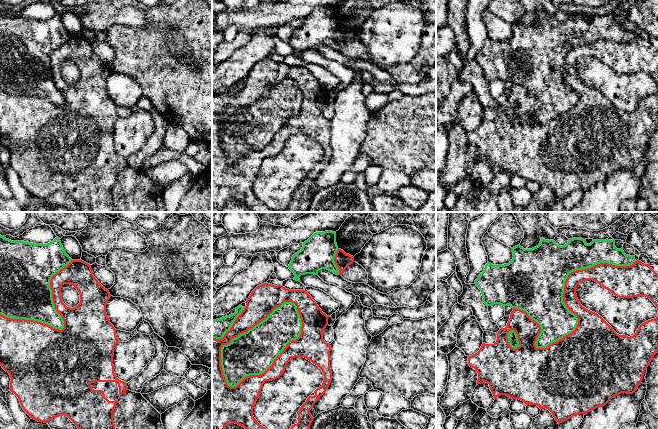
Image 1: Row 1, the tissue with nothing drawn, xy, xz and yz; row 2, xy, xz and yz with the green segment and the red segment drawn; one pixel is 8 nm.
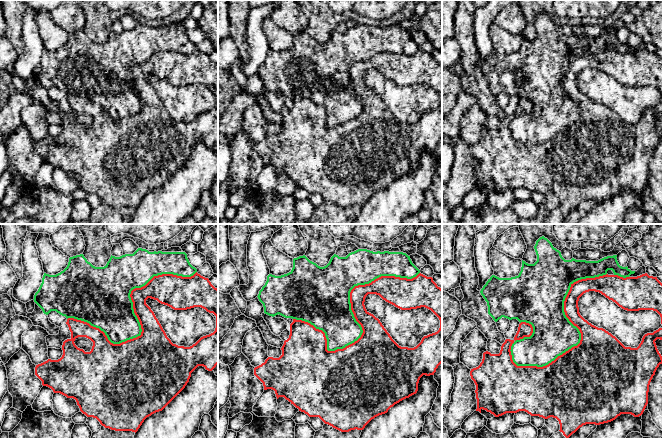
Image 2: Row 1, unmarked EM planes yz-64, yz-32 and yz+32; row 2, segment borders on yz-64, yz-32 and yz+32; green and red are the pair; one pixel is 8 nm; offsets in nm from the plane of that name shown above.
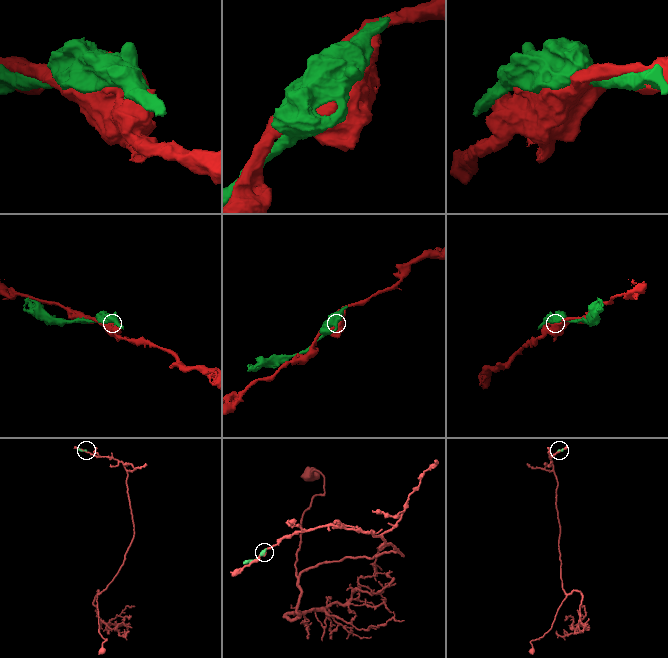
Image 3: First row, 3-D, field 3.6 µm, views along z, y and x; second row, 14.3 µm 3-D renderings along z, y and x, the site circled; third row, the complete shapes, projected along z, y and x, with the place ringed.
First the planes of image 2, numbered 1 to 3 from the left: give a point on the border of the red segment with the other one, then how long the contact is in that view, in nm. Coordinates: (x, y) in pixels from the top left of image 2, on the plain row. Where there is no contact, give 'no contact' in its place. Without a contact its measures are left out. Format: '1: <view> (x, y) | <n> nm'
1: yz-64 (137, 94) | 1100 nm
2: yz-32 (355, 95) | 1100 nm
3: yz+32 (578, 106) | 1050 nm

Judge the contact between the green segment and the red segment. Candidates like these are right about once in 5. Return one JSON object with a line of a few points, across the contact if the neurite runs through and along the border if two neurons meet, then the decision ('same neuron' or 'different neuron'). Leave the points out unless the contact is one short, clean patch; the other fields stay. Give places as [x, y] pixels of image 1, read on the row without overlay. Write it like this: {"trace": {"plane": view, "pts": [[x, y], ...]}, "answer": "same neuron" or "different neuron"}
{"answer": "different neuron"}

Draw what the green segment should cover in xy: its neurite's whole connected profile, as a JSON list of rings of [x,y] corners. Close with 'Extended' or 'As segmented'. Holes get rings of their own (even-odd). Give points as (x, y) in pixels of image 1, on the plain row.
[[[0,11],[0,90],[11,95],[34,96],[62,106],[64,97],[56,87],[50,56],[53,51],[67,42],[72,35],[66,30],[60,14],[48,20],[36,20],[23,17],[11,17]]]. As segmented

